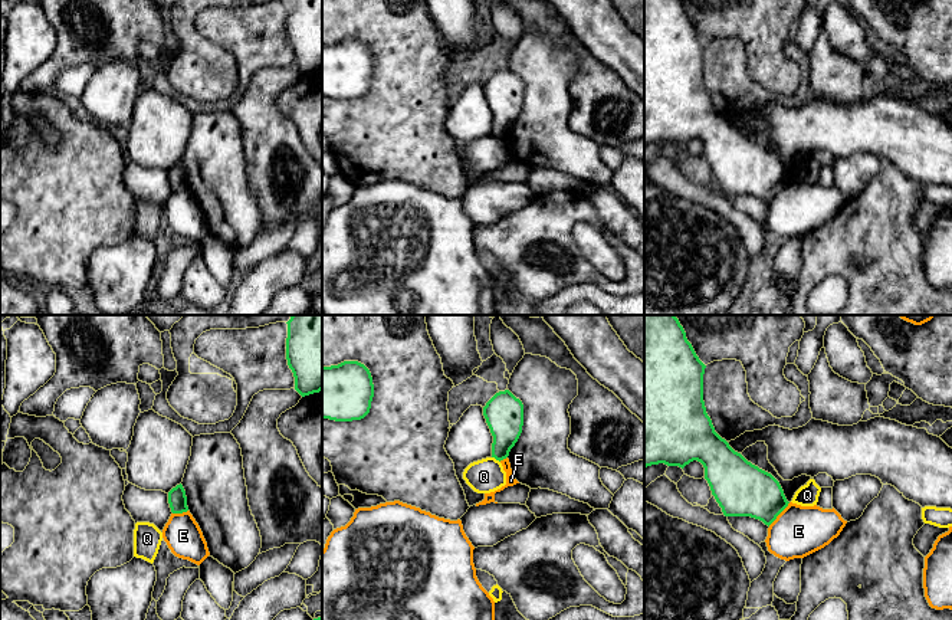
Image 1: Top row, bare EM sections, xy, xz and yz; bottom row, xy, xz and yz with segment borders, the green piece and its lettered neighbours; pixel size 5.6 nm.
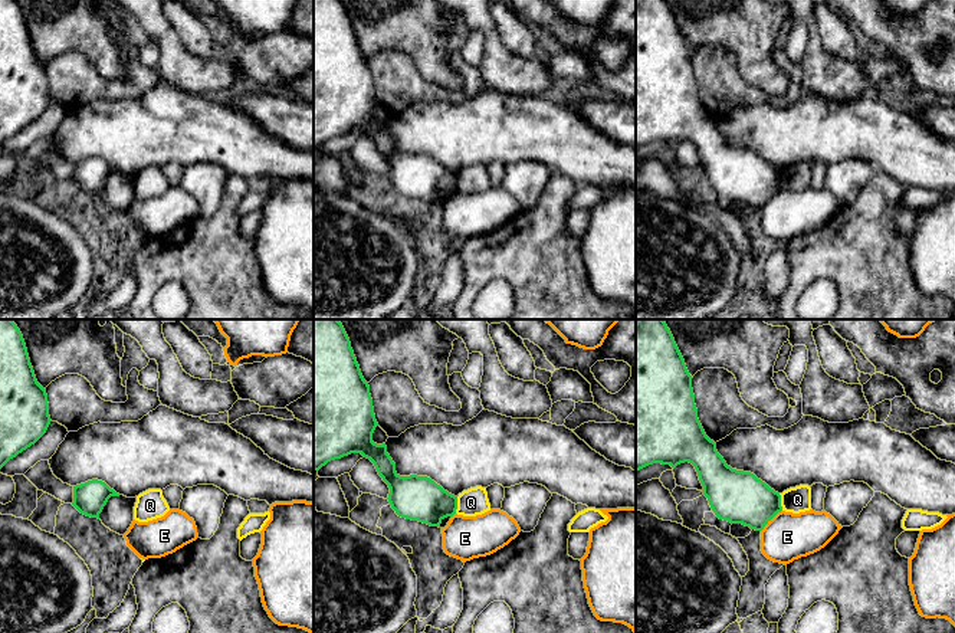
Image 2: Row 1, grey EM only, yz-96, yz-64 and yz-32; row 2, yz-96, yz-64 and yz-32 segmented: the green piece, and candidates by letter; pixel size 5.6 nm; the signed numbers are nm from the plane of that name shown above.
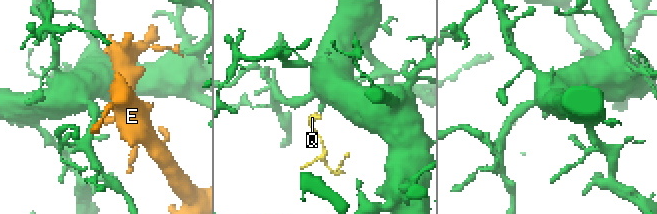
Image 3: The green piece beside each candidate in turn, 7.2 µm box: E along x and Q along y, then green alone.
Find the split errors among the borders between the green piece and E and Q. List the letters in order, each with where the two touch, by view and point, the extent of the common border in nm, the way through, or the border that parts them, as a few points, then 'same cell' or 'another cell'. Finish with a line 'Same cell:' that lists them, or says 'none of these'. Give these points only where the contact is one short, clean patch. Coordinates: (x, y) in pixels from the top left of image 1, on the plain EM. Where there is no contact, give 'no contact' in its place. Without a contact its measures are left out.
E: meets green in yz at (780, 190); contact 180 nm long; border along yz (790, 180), (768, 203); another cell
Q: meets green in xz at (496, 137); contact 60 nm long; border along xz (492, 134), (499, 140); another cell
Same cell: none of these

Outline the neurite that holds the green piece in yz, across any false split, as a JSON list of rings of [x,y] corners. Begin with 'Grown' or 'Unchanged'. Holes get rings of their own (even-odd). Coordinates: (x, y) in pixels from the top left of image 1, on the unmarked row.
Unchanged. [[[644,0],[644,147],[659,141],[683,147],[697,138],[725,194],[751,194],[769,204],[789,180],[771,151],[748,140],[715,109],[703,79],[705,46],[680,0]]]

